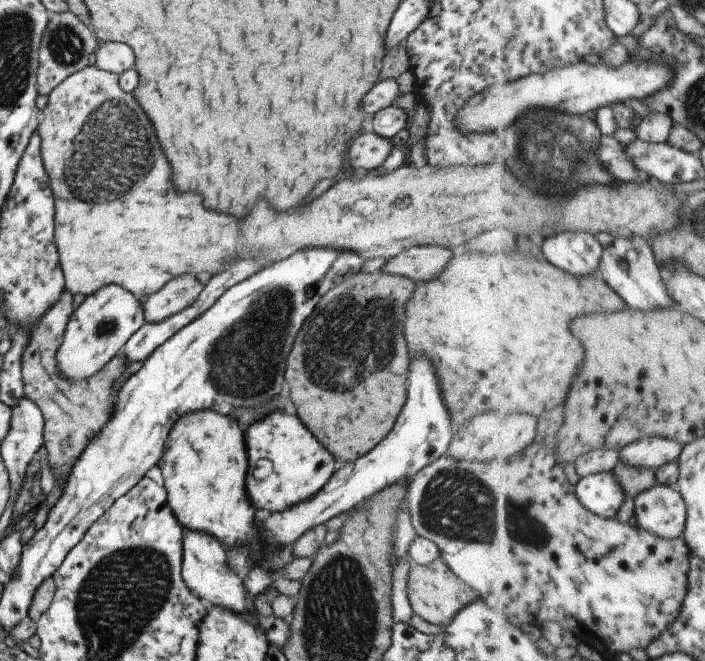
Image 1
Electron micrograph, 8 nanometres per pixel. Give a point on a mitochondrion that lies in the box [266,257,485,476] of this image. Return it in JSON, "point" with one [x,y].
{"point":[323,358]}

